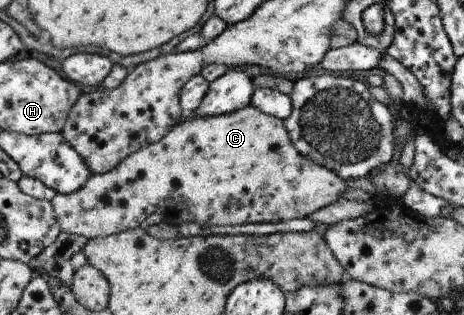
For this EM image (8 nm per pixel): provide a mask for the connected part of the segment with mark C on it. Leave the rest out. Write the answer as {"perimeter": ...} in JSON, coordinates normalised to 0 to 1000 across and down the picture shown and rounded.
{"perimeter":[[[539,330],[519,349],[509,349],[494,362],[474,362],[472,368],[409,365],[401,371],[381,400],[375,400],[375,410],[366,413],[343,451],[297,476],[297,486],[280,489],[278,498],[267,502],[250,533],[235,546],[196,556],[190,571],[185,571],[185,584],[166,610],[142,616],[123,613],[121,622],[116,622],[112,648],[114,670],[131,717],[131,737],[175,746],[194,762],[209,752],[228,756],[302,721],[302,711],[332,676],[349,683],[353,705],[366,714],[381,714],[388,698],[397,698],[397,705],[431,705],[431,711],[448,711],[450,717],[481,717],[655,695],[657,689],[668,689],[668,679],[675,679],[681,667],[690,667],[690,660],[698,660],[698,654],[707,654],[707,648],[720,648],[720,641],[737,632],[737,619],[748,600],[741,568],[720,552],[716,540],[703,537],[698,527],[688,527],[681,514],[670,514],[634,467],[631,444],[625,441],[623,413],[614,403],[612,381],[595,375],[595,368],[584,368],[582,362],[571,362]]]}

